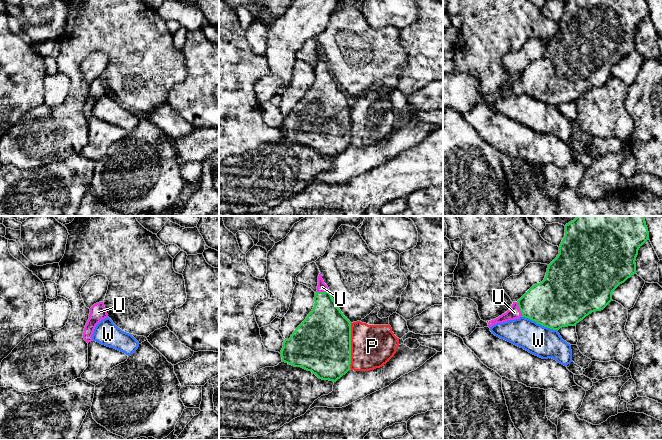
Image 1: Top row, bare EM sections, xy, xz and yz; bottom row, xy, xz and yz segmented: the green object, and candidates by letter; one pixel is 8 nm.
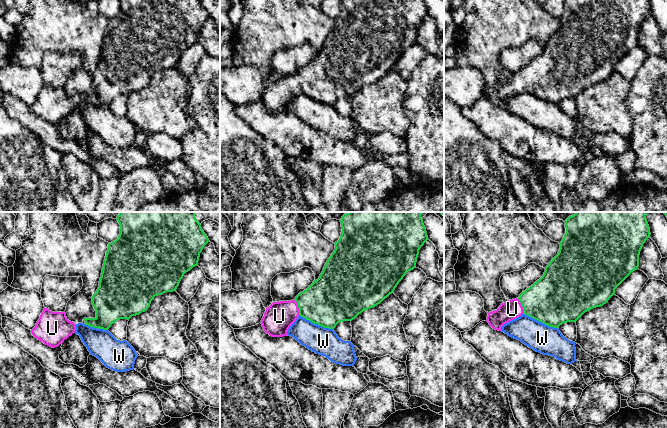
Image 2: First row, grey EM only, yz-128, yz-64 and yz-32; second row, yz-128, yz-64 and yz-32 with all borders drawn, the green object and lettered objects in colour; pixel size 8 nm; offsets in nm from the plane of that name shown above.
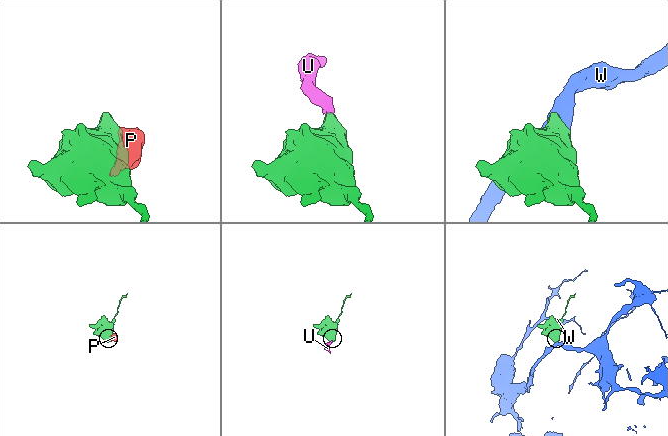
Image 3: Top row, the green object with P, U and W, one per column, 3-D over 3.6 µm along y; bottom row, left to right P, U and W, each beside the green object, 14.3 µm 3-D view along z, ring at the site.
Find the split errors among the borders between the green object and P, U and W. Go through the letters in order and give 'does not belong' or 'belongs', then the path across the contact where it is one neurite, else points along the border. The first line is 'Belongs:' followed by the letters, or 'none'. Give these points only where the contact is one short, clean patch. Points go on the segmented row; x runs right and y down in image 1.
Belongs: U
P: does not belong
U: belongs | across yz (549, 303), (519, 308), (514, 312)
W: does not belong | along yz (522, 316), (557, 331)

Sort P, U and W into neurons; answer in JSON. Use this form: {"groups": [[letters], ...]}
{"groups": [["P"], ["U"], ["W"]]}

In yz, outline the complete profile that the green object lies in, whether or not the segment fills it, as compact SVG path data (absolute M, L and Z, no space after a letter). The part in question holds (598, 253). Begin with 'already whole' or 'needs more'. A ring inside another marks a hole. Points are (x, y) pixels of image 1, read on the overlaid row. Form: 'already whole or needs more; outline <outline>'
needs more; outline M577 216L573 221L565 225L565 236L559 246L559 254L548 265L544 280L533 285L517 302L513 302L511 308L506 313L489 321L488 327L492 327L497 323L503 323L509 320L525 317L544 327L558 331L562 327L575 326L594 311L603 310L612 301L613 291L632 275L636 274L635 261L638 255L638 250L649 239L649 232L646 226L645 217L646 216Z

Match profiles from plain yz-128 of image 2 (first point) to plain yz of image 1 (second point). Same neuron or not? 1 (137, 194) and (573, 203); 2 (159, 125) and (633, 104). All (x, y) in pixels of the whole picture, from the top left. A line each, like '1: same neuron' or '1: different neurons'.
1: different neurons
2: different neurons

